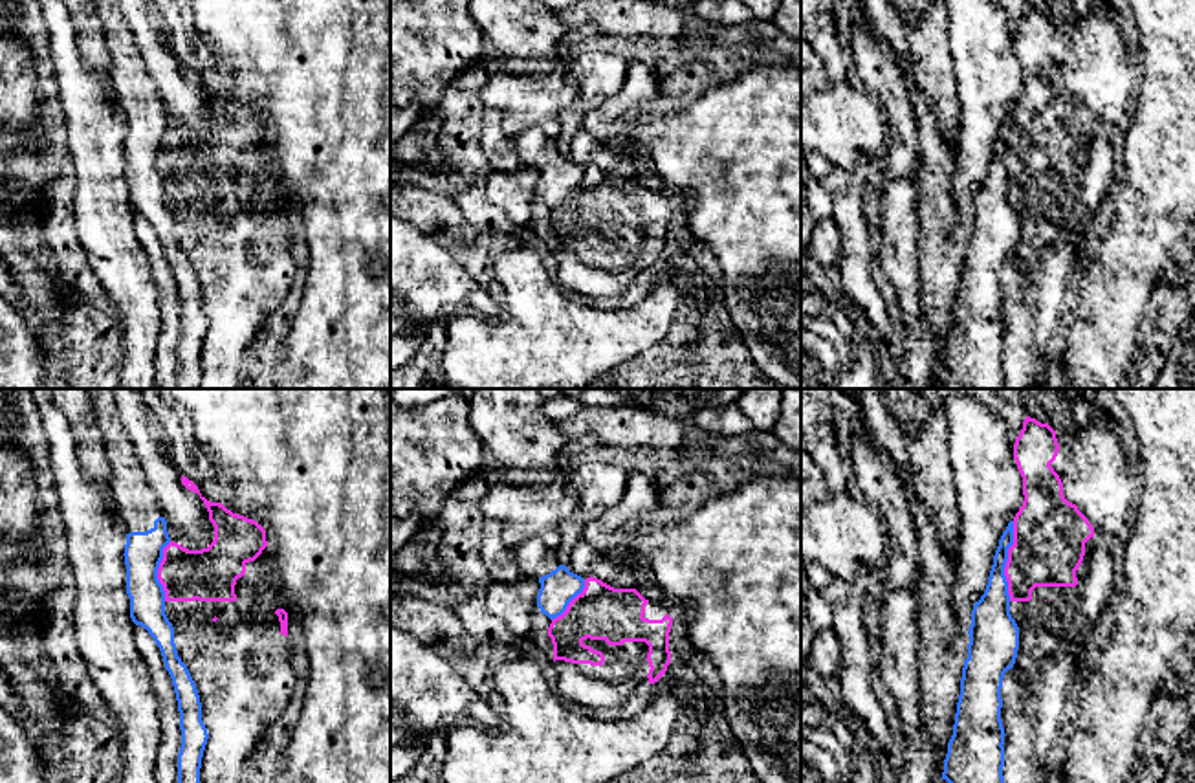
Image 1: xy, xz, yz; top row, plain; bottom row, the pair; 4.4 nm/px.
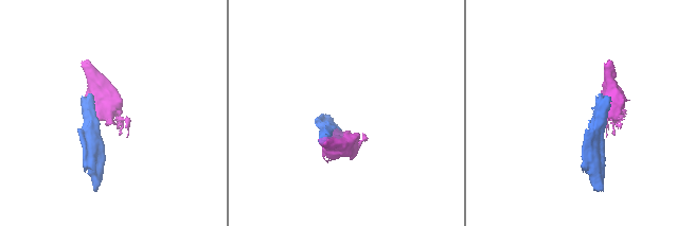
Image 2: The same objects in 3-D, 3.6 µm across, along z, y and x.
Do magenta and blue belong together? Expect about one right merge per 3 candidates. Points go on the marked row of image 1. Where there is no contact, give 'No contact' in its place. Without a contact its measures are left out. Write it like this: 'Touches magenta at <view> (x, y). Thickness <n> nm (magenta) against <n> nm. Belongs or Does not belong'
Touches magenta at yz (1007, 562). Thickness 320 nm (magenta) against 170 nm. Does not belong

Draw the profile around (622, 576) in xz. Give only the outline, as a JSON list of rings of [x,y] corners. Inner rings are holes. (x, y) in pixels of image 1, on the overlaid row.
[[[585,537],[570,550],[568,570],[587,578],[598,578],[614,589],[634,589],[634,568],[627,563],[618,563],[616,557],[596,550]]]

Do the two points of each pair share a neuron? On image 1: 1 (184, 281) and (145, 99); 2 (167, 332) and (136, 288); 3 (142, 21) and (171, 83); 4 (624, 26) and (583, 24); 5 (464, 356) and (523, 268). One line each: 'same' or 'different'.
1: same
2: different
3: same
4: same
5: same

